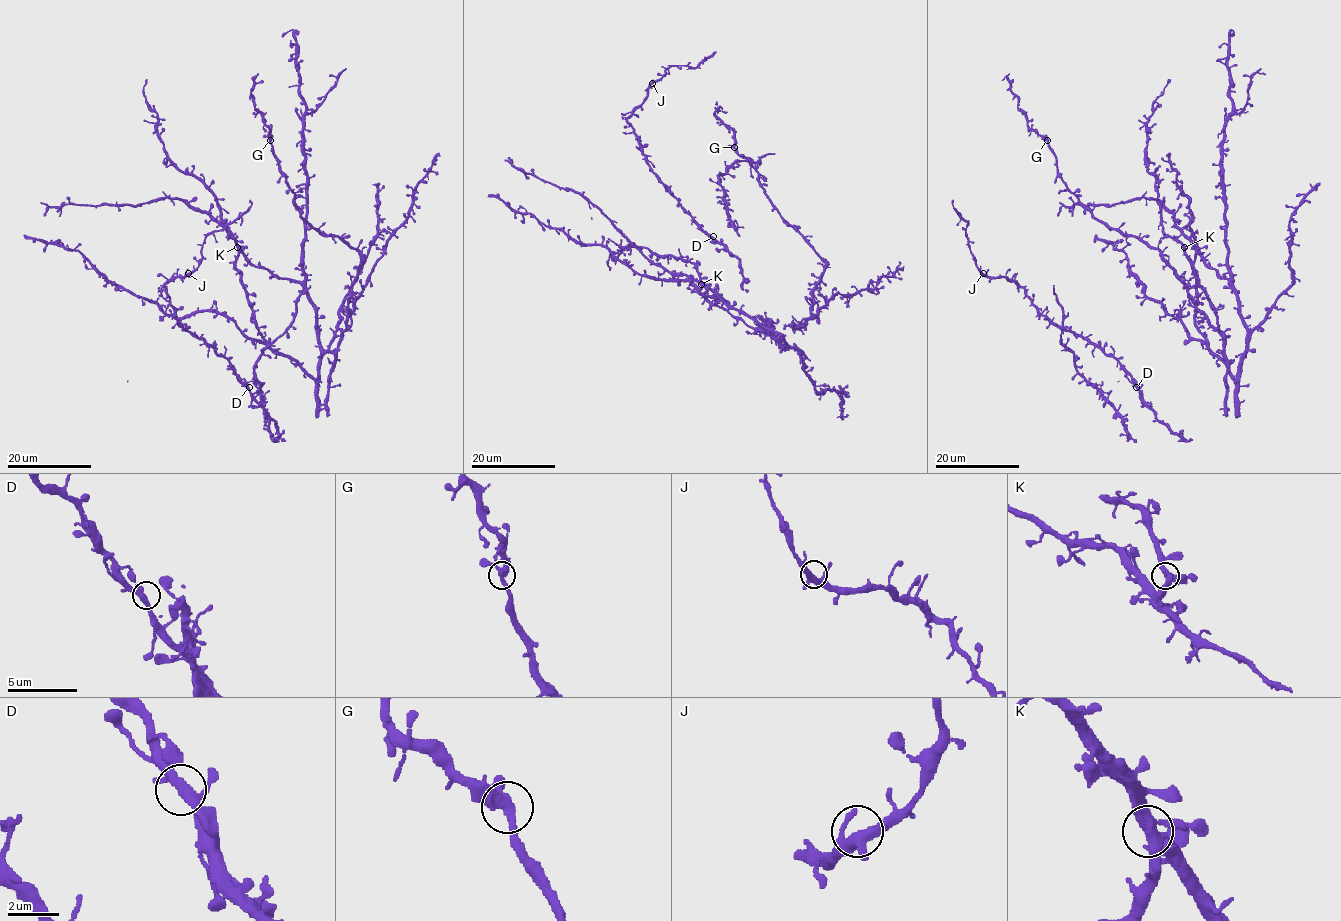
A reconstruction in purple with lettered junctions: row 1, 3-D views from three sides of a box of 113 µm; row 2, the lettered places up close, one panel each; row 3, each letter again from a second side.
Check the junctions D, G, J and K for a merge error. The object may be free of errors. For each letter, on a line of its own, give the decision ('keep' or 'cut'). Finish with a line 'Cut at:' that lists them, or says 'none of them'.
D: keep
G: keep
J: keep
K: keep
Cut at: none of them

